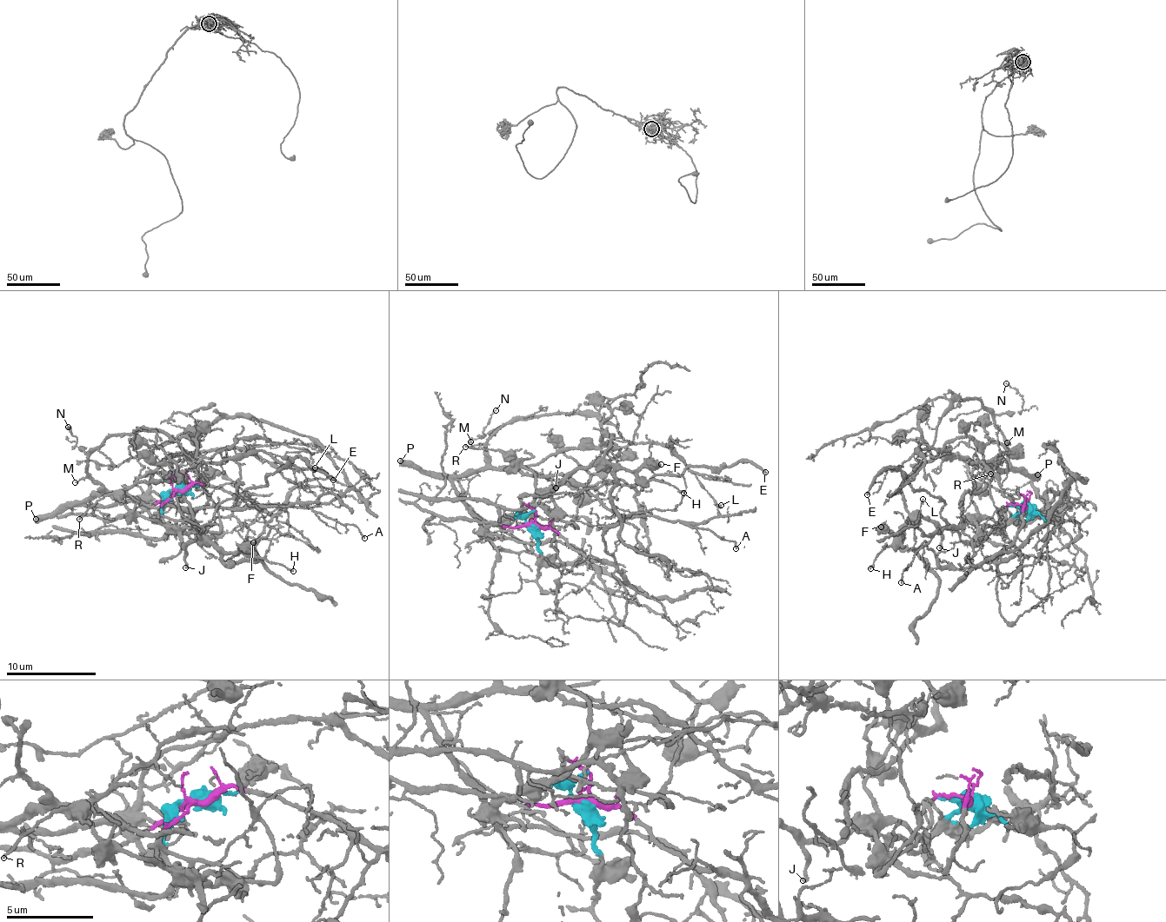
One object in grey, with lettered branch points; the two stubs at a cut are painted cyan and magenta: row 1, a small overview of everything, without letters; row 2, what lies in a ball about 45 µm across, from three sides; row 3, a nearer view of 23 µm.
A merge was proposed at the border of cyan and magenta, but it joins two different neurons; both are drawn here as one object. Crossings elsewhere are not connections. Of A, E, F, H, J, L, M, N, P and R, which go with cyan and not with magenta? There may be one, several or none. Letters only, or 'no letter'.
E, F, H, J, R

